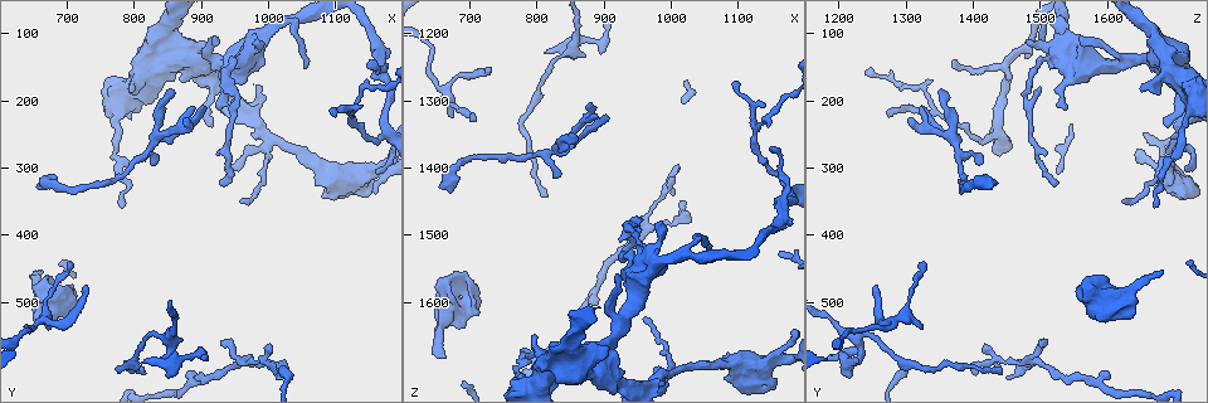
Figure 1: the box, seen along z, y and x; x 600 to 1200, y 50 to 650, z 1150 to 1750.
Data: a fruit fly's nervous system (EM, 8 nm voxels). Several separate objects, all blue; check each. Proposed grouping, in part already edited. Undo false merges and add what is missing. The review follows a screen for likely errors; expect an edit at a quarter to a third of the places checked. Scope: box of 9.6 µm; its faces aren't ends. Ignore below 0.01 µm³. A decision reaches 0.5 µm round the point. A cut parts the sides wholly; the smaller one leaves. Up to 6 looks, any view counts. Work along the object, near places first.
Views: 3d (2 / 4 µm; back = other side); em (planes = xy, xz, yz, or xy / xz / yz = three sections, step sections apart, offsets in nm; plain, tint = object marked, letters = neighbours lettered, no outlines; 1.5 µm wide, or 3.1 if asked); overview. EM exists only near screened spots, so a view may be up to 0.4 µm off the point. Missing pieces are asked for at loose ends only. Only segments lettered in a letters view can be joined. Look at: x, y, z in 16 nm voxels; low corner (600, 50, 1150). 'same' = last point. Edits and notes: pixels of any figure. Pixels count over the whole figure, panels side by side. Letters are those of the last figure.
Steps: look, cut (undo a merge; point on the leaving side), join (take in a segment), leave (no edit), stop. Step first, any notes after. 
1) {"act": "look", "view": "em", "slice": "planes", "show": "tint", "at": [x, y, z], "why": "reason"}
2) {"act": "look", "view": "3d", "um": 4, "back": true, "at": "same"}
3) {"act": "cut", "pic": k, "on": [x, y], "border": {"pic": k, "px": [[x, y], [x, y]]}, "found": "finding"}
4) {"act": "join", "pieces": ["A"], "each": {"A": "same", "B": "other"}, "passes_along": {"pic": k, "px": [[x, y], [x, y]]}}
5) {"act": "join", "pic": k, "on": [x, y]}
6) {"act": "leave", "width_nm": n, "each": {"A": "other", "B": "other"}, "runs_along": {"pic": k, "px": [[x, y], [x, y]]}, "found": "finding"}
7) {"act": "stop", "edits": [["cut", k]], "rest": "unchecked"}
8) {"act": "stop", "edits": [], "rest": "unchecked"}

{"act": "look", "view": "em", "slice": "planes", "show": "letters", "at": [660, 450, 1685], "why": "branch stops here"}

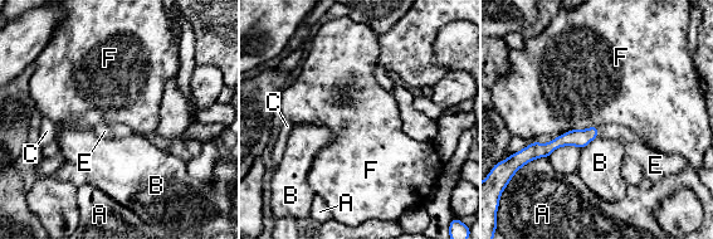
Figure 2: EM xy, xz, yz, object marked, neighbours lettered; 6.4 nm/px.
{"act": "join", "pieces": ["E"], "width_nm": 90, "each": {"A": "other", "B": "other", "C": "other", "E": "same", "F": "other"}, "passes_along": {"pic": 2, "px": [[581, 138], [597, 132], [634, 146]]}, "found": "the neuron continues"}

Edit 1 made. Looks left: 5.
{"act": "look", "view": "3d", "um": 2, "at": [725, 470, 1255], "why": "branch stops here"}

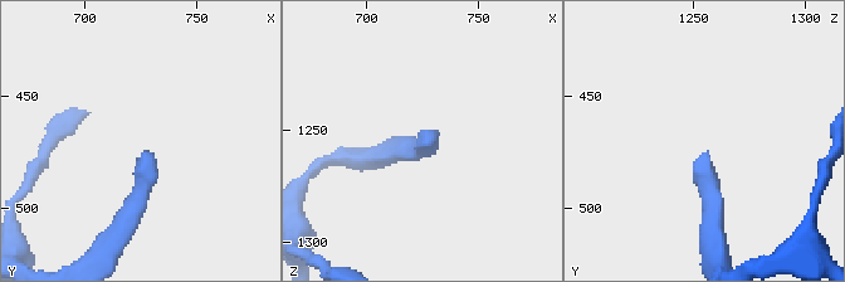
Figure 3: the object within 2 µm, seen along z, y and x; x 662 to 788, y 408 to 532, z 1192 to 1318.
{"act": "look", "view": "em", "slice": "planes", "show": "letters", "at": [727, 474, 1257]}

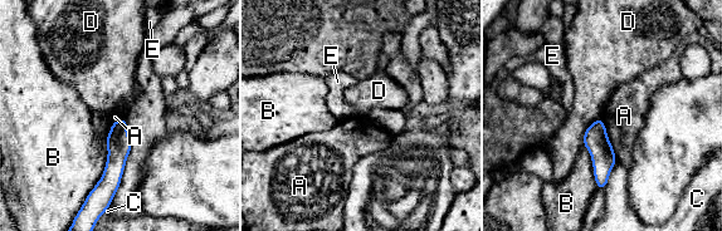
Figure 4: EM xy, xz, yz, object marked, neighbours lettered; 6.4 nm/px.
{"act": "leave", "each": {"A": "other", "B": "other", "C": "other", "D": "other", "E": "other"}, "runs_along": {"pic": 4, "px": [[122, 122], [106, 191]]}, "found": "no lettered segment goes on from it"}

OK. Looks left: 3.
{"act": "look", "view": "em", "um": 3.1, "slice": "planes", "show": "letters", "at": [655, 330, 1425], "why": "end of a long branch"}

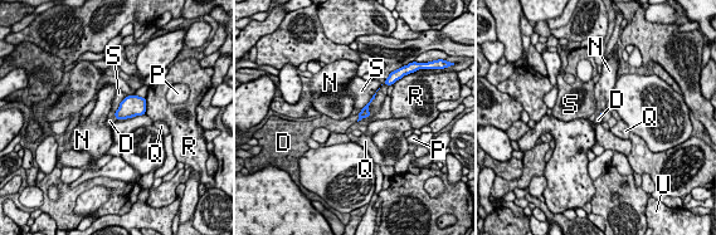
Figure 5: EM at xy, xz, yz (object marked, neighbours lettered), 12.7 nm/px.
{"act": "join", "pieces": ["D"], "each": {"D": "same", "N": "other", "P": "other", "Q": "other", "R": "other", "S": "other", "U": "other"}, "passes_along": {"pic": 5, "px": [[364, 113], [359, 118], [342, 126]]}, "found": "the neuron continues"}

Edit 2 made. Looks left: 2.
{"act": "stop", "edits": [["join", 2], ["join", 5]], "rest": "unchecked"}

